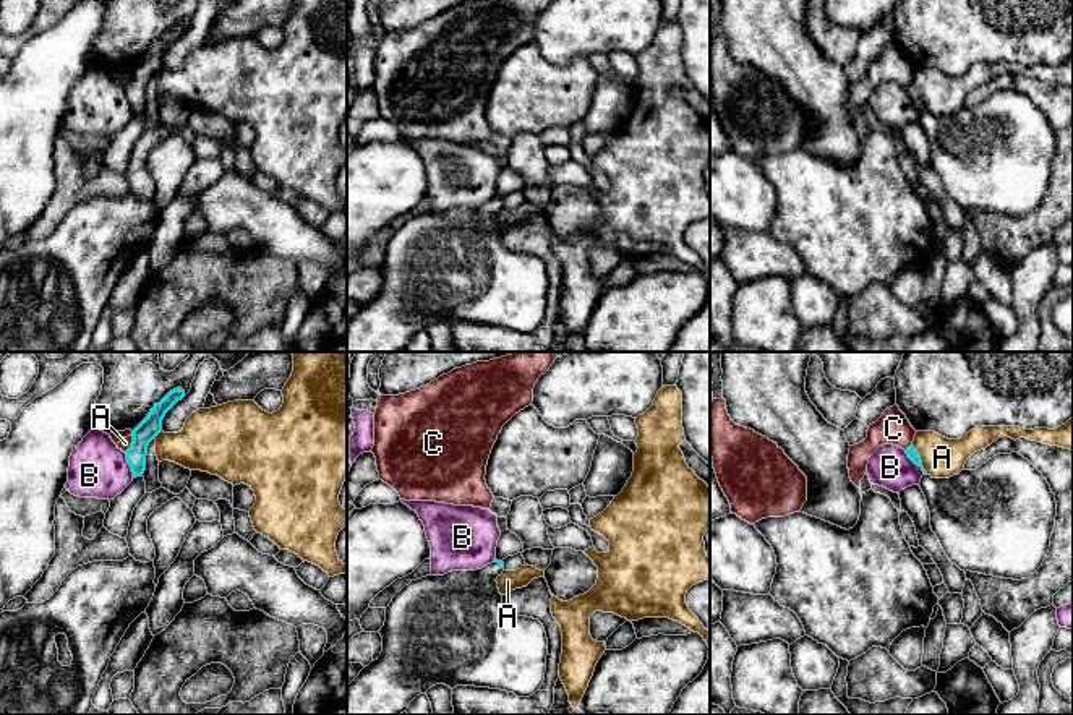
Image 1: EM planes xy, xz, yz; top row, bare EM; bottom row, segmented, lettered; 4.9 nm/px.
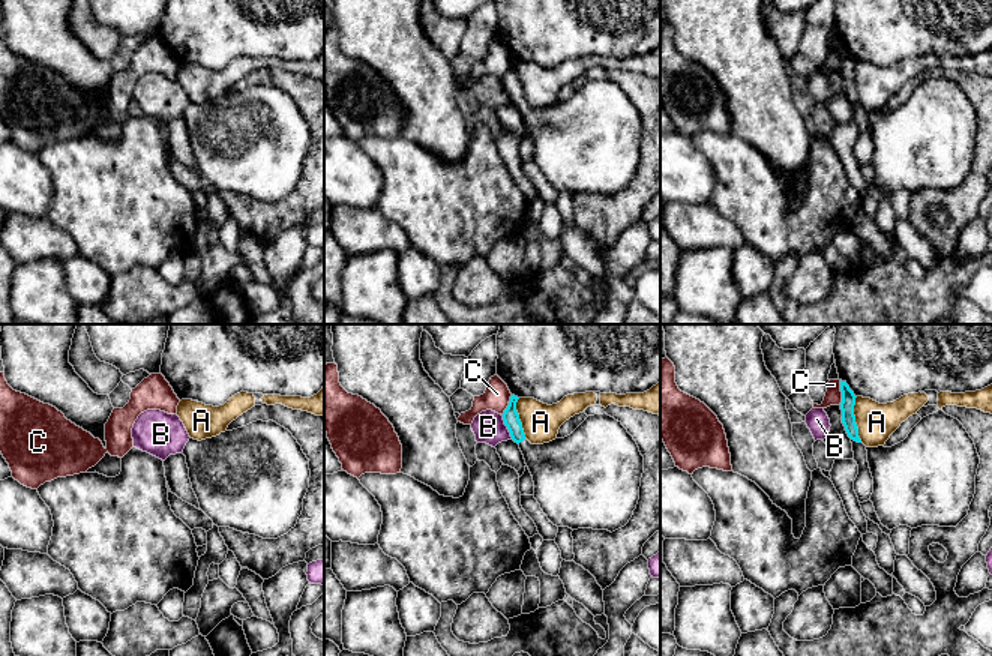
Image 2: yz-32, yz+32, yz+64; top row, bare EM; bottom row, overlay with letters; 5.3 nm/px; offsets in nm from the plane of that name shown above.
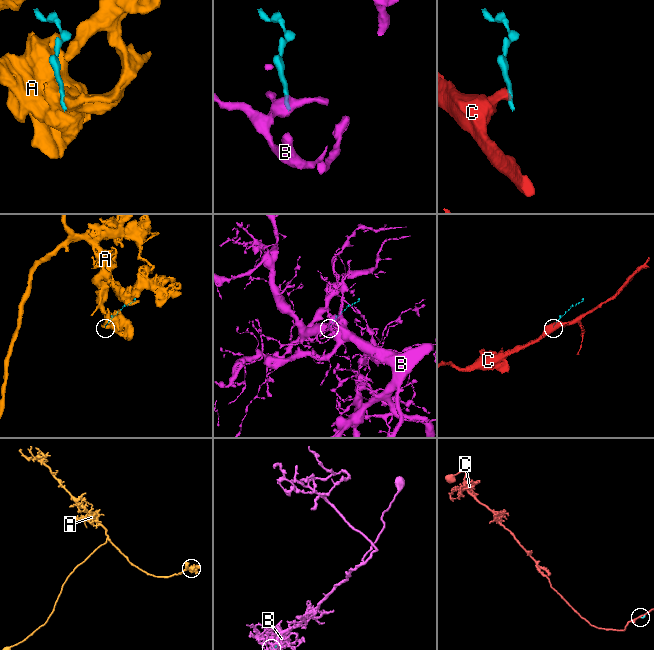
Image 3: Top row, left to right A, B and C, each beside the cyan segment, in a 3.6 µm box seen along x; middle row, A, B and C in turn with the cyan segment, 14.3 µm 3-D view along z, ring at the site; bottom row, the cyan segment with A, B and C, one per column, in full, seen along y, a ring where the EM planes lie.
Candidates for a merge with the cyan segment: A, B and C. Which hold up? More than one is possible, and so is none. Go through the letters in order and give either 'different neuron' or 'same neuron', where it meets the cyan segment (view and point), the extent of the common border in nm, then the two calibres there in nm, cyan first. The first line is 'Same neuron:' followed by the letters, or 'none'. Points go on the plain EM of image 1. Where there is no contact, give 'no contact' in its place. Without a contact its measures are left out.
Same neuron: none
A: different neuron; meets cyan in yz at (919, 96); contact 170 nm long; 50 nm thick on the cyan side, 200 nm on the other
B: different neuron; meets cyan in yz at (914, 99); contact 160 nm long; 50 nm thick on the cyan side, 200 nm on the other
C: different neuron; meets cyan in yz at (910, 83); contact 50 nm long; 50 nm thick on the cyan side, 160 nm on the other

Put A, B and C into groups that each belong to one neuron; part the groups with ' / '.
A / B / C

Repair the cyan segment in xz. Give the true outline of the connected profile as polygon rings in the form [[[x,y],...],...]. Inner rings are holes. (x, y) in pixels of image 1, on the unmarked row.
[[[494,196],[475,208],[421,214],[397,229],[386,245],[386,258],[379,268],[381,292],[347,323],[347,352],[402,352],[417,332],[436,321],[446,321],[451,326],[457,323],[501,326],[517,334],[530,334],[540,328],[546,308],[546,269],[538,256],[511,251],[502,243],[496,219],[502,204],[504,199]]]

